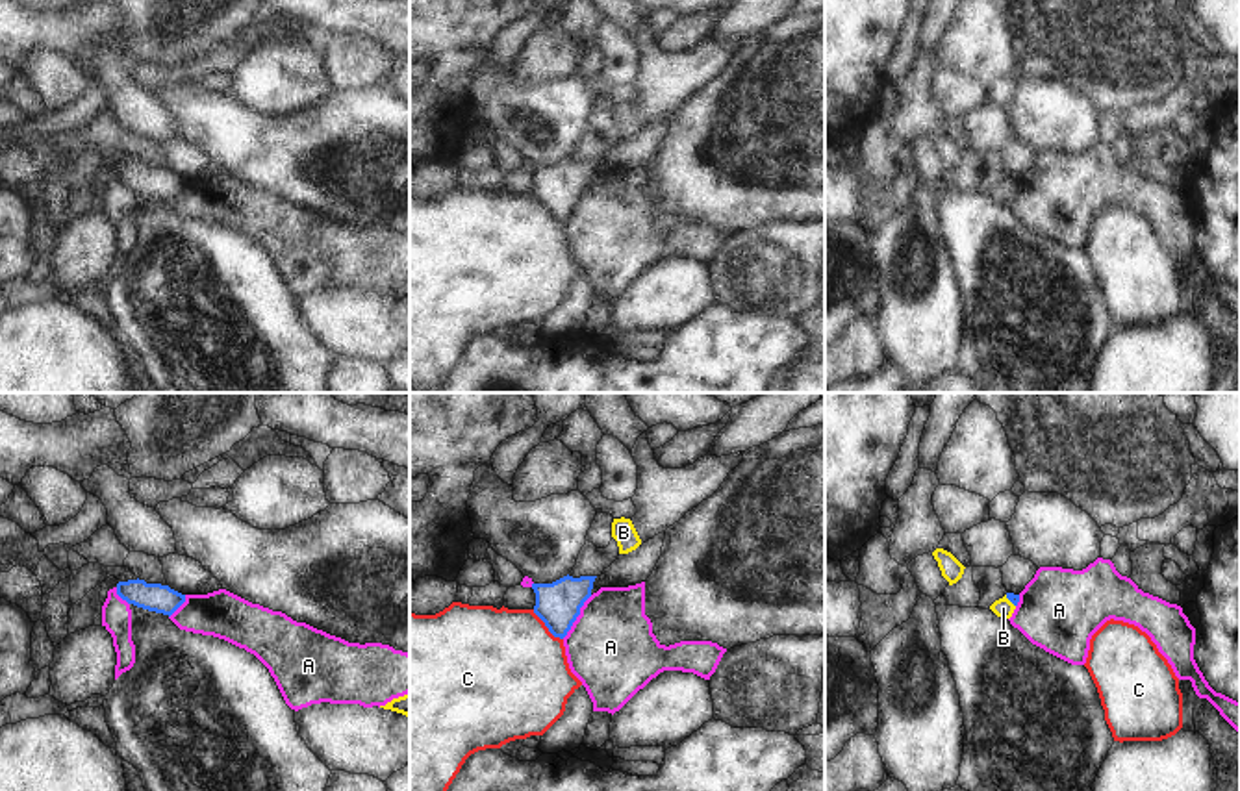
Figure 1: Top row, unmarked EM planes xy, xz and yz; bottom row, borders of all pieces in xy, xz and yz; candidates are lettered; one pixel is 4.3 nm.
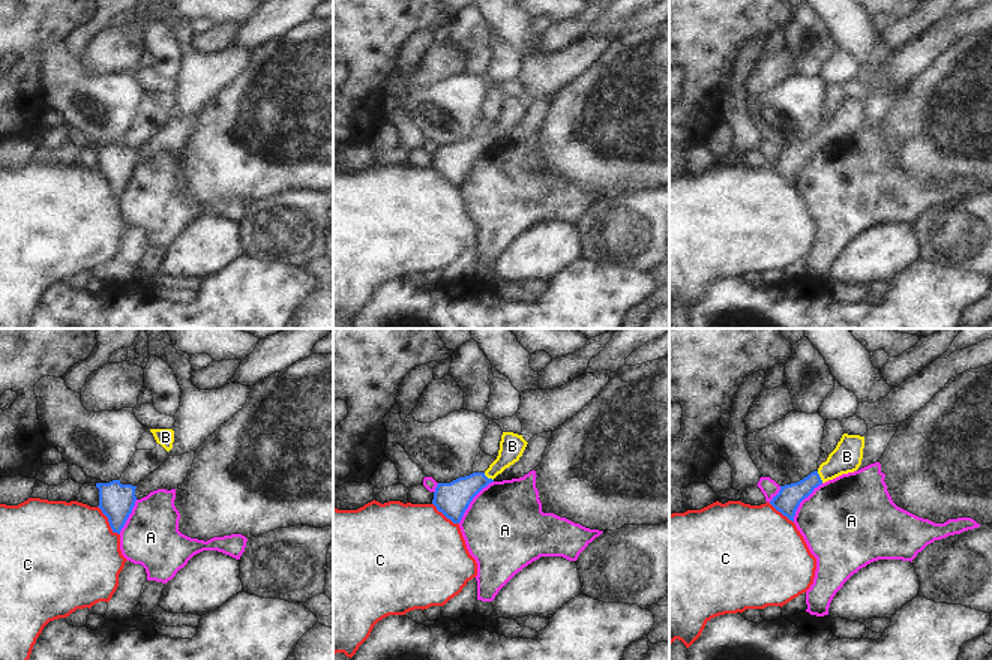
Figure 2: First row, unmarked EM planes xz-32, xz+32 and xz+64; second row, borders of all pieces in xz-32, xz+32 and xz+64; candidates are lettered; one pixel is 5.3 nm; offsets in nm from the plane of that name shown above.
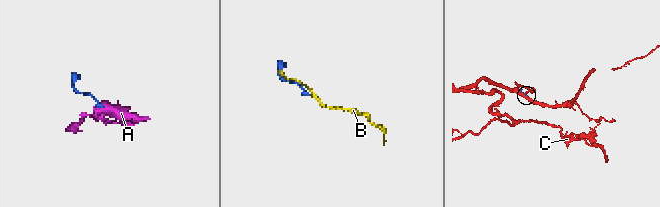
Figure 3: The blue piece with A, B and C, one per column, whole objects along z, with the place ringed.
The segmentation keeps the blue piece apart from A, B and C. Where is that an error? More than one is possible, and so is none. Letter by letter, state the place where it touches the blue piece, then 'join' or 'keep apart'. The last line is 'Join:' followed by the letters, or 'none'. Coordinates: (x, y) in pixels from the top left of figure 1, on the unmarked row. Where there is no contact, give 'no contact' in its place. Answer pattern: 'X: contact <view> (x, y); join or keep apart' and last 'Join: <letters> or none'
A: contact xz (577, 200); keep apart
B: contact yz (1009, 184); join
C: contact xz (545, 210); keep apart
Join: B

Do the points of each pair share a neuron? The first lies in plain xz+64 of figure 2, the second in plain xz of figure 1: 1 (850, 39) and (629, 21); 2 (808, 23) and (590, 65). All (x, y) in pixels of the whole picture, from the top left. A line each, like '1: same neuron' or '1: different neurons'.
1: same neuron
2: same neuron

